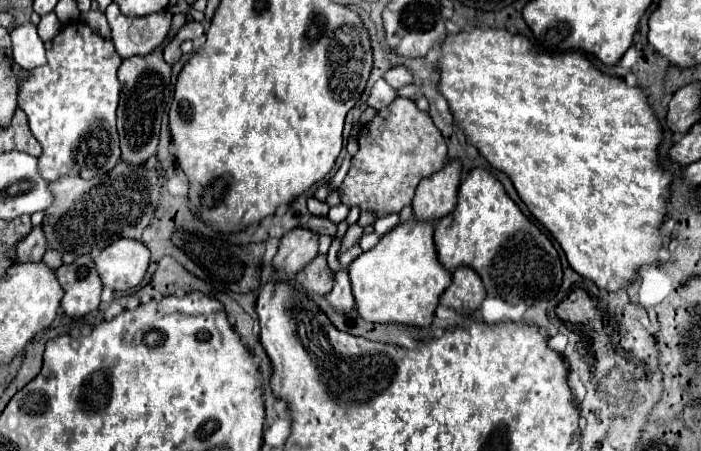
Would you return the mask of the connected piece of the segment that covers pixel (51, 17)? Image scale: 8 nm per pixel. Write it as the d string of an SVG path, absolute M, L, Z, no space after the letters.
M47 13L47 15L41 17L41 23L37 25L37 29L39 29L39 37L47 43L47 41L51 41L53 35L59 33L61 23L59 23L59 19L57 19L55 13Z

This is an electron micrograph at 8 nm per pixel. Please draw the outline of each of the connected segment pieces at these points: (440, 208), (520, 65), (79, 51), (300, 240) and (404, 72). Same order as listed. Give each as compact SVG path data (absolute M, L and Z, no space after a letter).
M449 161L441 171L425 177L413 197L413 217L419 221L439 221L457 205L457 189L461 183L461 163Z
M473 29L471 33L469 31L459 31L459 33L455 33L455 35L447 35L445 37L445 41L441 43L441 57L439 57L439 75L441 75L441 79L439 79L439 93L447 99L447 103L449 103L449 111L451 111L451 115L453 115L453 121L455 121L455 125L457 127L461 127L461 131L465 133L465 137L467 137L467 141L471 143L471 145L475 145L477 149L479 149L479 153L489 161L489 165L493 167L493 169L499 169L499 171L503 171L503 173L507 173L507 177L513 181L513 185L515 185L515 189L517 189L517 193L519 193L519 197L521 197L521 201L527 205L527 209L529 209L529 213L557 239L557 243L561 245L561 249L565 251L565 255L567 255L567 261L569 261L569 265L579 273L579 275L583 275L583 277L587 277L587 279L591 279L599 289L607 289L607 291L617 291L617 289L621 289L623 285L627 285L627 283L631 283L633 279L635 279L635 275L637 275L637 269L641 267L641 265L655 265L659 259L657 259L657 251L659 249L663 249L663 247L669 247L669 241L671 239L667 239L667 237L661 237L661 233L659 233L659 227L661 227L661 223L663 223L663 215L665 215L665 199L663 199L663 195L665 195L665 191L669 191L669 183L671 183L671 175L667 173L667 171L663 171L661 167L659 167L659 163L657 163L657 147L659 147L659 143L661 143L661 139L663 139L663 133L661 133L661 127L659 127L659 121L657 121L657 117L653 115L653 111L649 109L649 103L647 103L647 97L645 97L645 93L641 91L641 87L629 87L623 79L619 79L619 77L613 77L613 75L605 75L605 73L601 73L595 65L591 65L591 61L589 59L585 59L581 53L562 53L552 55L546 52L539 53L539 51L535 51L535 47L531 45L531 41L525 37L525 35L513 35L513 33L509 33L507 29Z
M77 21L77 23L65 25L65 27L61 29L61 33L59 33L57 37L53 37L51 49L47 51L47 65L29 71L29 75L23 79L23 83L21 83L21 87L19 87L19 107L25 111L25 115L27 115L27 119L29 119L31 133L35 135L35 139L37 139L37 141L41 143L41 147L43 147L43 153L39 155L39 173L41 173L41 177L43 177L45 181L55 181L55 179L59 179L59 177L63 177L63 175L79 175L79 177L83 177L83 179L93 179L93 177L97 177L97 175L101 175L101 173L111 171L111 169L119 163L121 151L119 151L119 137L117 137L117 129L115 129L115 111L117 111L119 89L121 89L119 79L117 79L117 69L119 69L121 61L123 61L123 59L121 59L119 53L115 51L113 41L99 37L99 35L93 33L85 23Z
M297 227L289 233L285 233L279 241L279 251L273 257L273 267L277 273L287 275L287 279L291 279L295 273L299 273L309 261L313 261L317 257L317 243L319 235Z
M393 67L389 69L383 79L387 79L387 83L393 87L393 89L399 89L403 85L409 85L413 83L413 77L411 77L411 71L407 67Z

